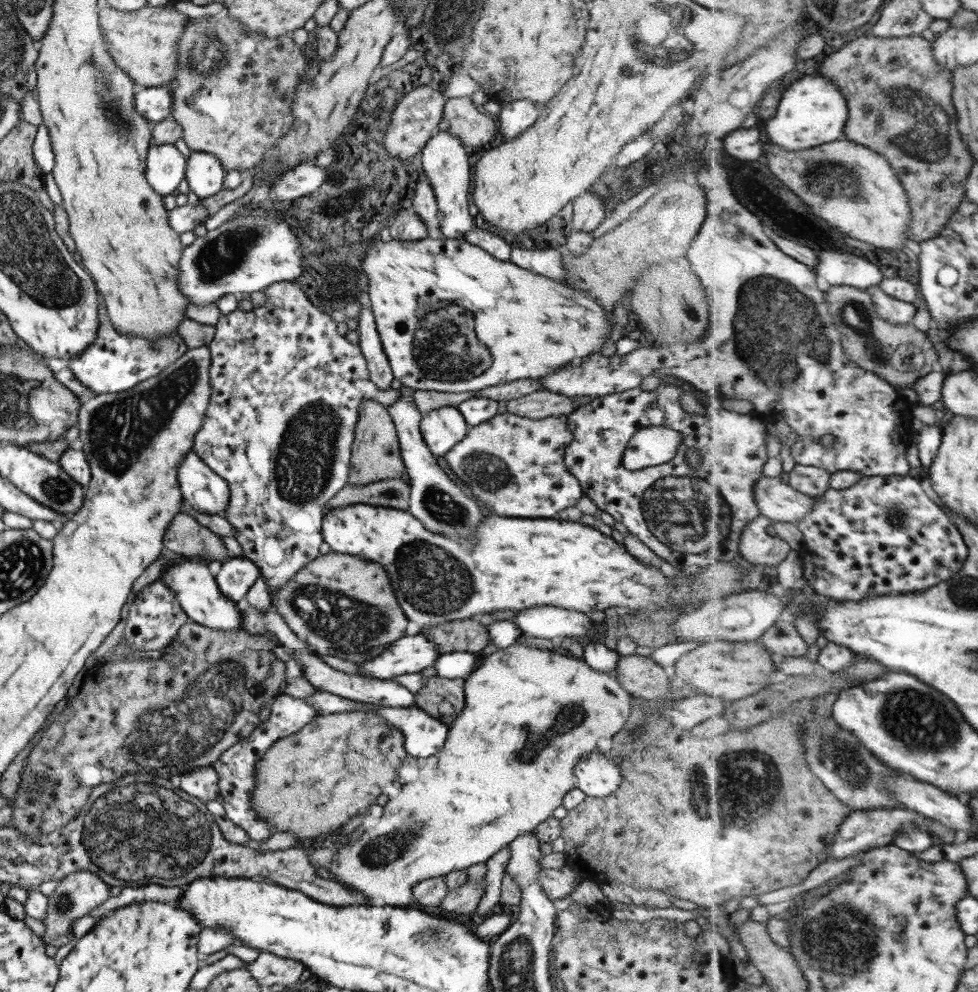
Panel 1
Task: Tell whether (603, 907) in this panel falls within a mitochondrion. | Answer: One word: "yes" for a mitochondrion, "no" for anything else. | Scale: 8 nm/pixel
no

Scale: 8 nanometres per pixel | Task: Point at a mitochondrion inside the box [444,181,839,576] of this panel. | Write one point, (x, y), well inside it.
(776, 326)

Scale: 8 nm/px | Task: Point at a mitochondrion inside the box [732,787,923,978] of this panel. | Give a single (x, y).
(828, 938)

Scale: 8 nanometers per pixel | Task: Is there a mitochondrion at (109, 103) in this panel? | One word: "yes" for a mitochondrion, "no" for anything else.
yes

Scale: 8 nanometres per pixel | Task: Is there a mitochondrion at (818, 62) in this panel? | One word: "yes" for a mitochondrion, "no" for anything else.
no

